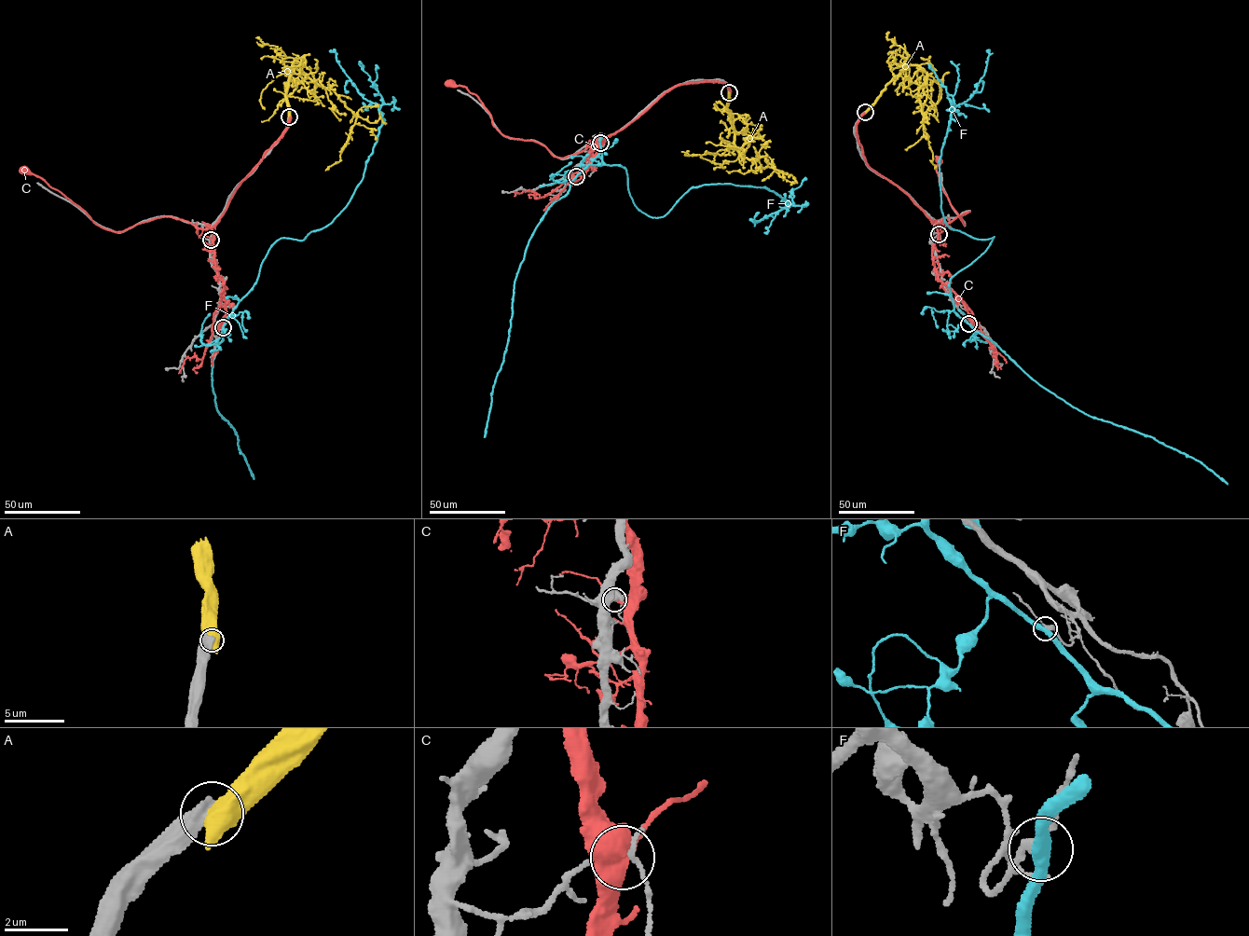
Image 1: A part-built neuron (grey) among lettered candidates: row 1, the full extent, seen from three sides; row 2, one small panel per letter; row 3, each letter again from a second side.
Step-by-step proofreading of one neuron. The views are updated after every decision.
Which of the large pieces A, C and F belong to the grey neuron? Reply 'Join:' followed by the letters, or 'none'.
Join: none

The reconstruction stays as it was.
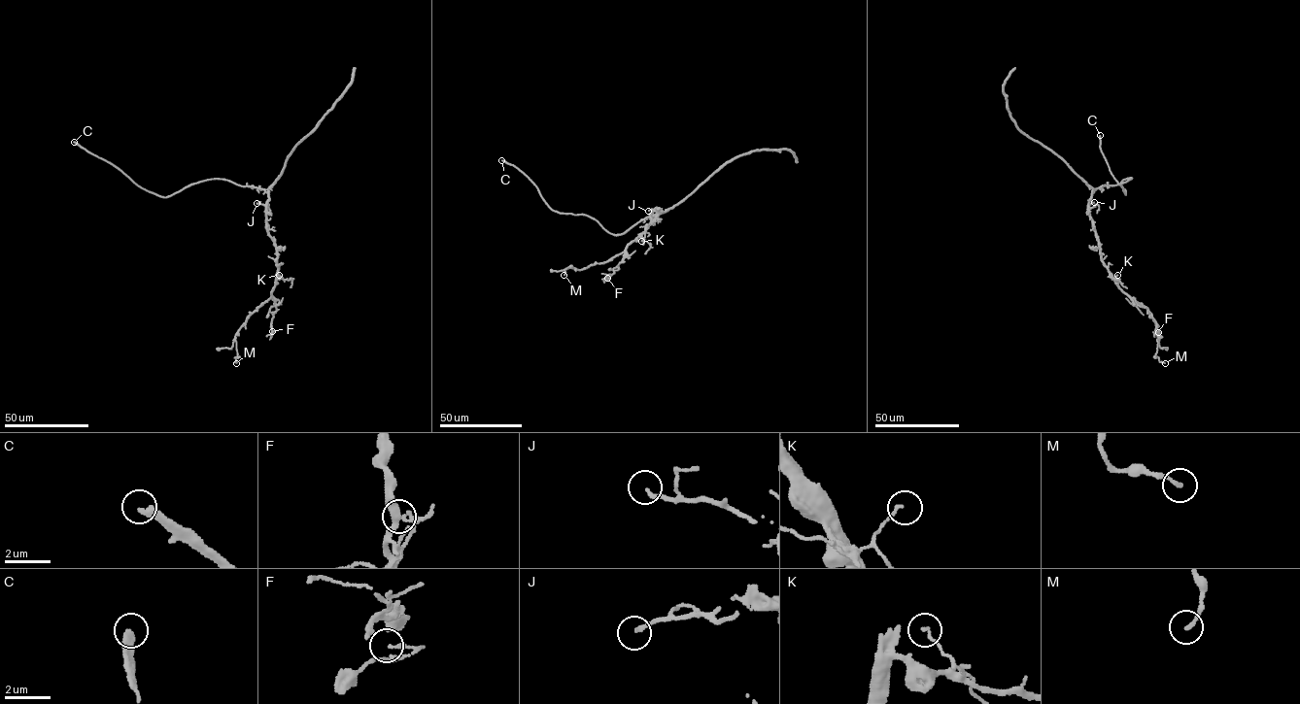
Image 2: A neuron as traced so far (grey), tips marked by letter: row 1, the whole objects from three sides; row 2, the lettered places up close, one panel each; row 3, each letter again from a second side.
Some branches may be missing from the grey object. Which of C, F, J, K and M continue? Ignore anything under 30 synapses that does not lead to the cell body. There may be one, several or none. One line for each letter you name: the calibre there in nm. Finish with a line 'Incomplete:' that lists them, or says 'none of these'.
C: calibre 280 nm
Incomplete: C

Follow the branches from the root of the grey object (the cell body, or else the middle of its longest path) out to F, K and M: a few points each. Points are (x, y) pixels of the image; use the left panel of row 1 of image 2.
F: (262, 188), (268, 189), (266, 229), (278, 269), (270, 310), (271, 337), (272, 331)
K: (262, 188), (268, 189), (266, 229), (275, 243), (278, 276), (282, 278), (279, 275)
M: (262, 188), (268, 189), (266, 229), (276, 247), (278, 275), (270, 297), (251, 314), (235, 336), (236, 363)

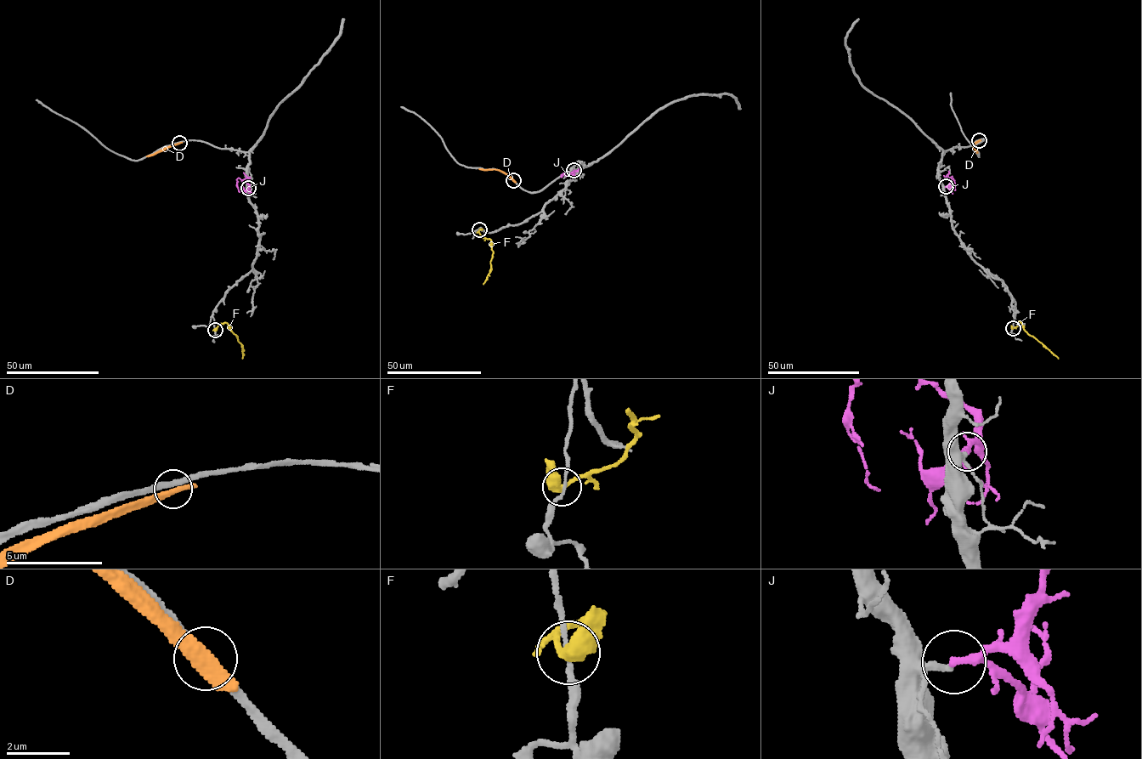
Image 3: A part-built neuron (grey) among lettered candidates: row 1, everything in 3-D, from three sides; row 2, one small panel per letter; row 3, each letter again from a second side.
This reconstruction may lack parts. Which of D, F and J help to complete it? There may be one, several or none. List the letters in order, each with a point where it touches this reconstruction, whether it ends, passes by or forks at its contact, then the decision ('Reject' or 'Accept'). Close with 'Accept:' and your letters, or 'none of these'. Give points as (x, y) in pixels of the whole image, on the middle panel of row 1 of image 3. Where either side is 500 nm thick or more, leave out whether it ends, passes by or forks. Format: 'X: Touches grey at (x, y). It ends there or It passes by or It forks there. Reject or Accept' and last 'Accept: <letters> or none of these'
D: Touches grey at (513, 180). It passes by. Reject
F: Touches grey at (479, 229). It passes by. Reject
J: Touches grey at (573, 170). It passes by. Accept
Accept: J

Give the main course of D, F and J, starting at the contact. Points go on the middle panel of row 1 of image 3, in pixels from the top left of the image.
D: (513, 180), (497, 169), (479, 168)
F: (479, 229), (483, 238), (489, 239), (493, 252), (491, 266), (483, 284)
J: (573, 170), (573, 174), (568, 172), (562, 176)

